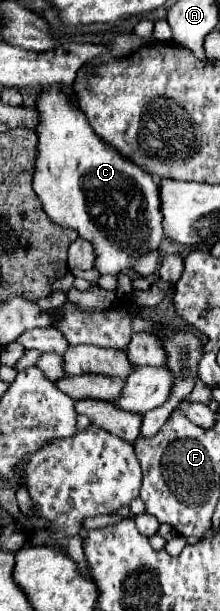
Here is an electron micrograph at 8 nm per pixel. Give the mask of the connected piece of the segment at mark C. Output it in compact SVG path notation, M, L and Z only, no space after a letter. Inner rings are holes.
M51 87L37 97L37 111L41 115L41 125L33 189L41 199L45 213L57 225L75 229L81 239L87 239L93 245L95 269L99 271L99 275L121 275L133 271L133 263L149 249L159 249L165 239L161 225L163 213L159 185L141 167L137 167L129 159L123 159L113 147L99 141L85 113L79 107L71 105L71 101L67 101L59 87Z

